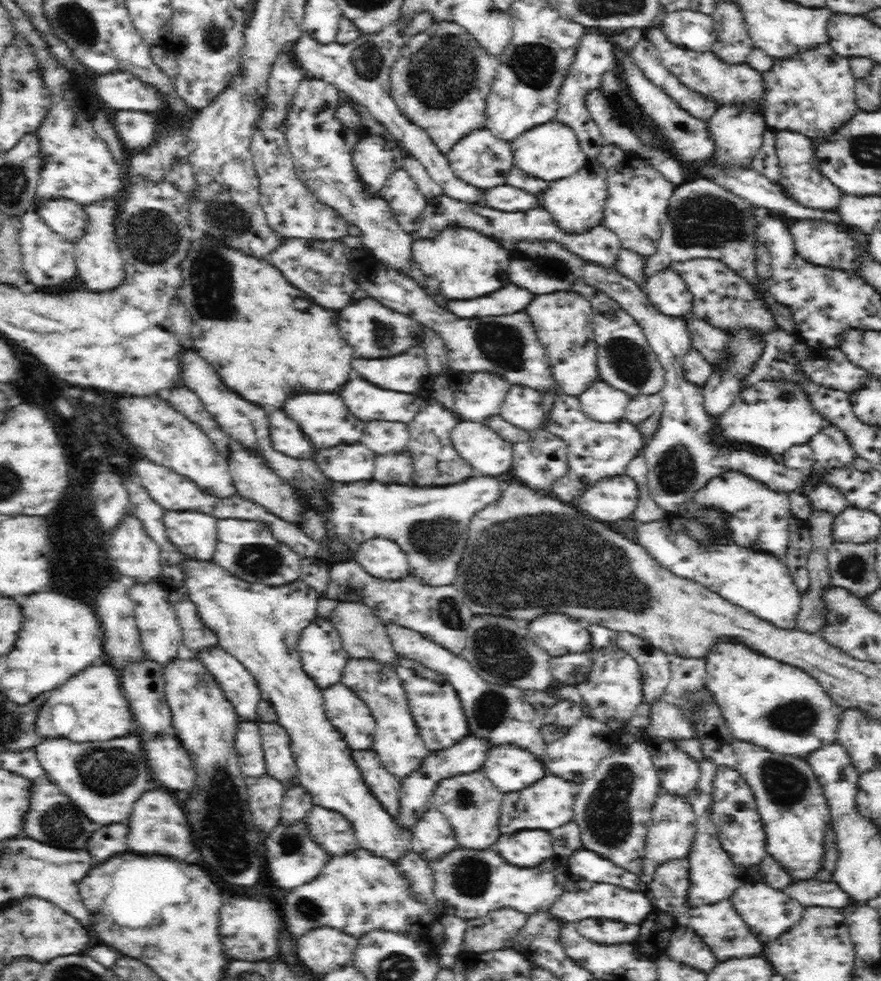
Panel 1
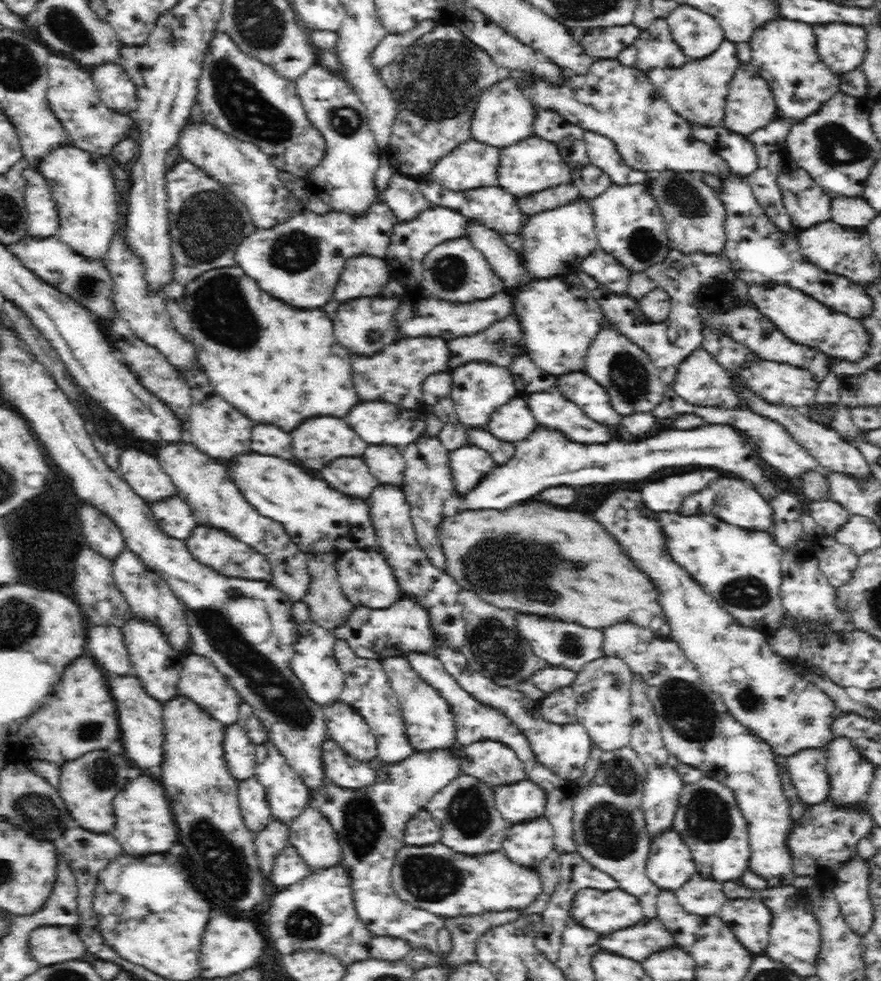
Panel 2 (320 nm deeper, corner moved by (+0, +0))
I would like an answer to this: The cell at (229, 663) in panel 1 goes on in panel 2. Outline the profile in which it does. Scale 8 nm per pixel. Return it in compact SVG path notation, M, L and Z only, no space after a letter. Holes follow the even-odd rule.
M194 652L186 654L186 660L180 671L177 686L178 694L186 695L206 709L215 720L228 726L238 723L239 708L244 703L236 687L232 687L230 679L206 657Z

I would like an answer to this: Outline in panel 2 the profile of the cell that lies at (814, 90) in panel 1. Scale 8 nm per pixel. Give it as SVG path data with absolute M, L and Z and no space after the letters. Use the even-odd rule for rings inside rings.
M776 20L776 24L768 24L768 28L760 30L764 32L756 32L757 36L750 41L750 63L757 68L759 75L771 88L779 119L794 122L804 120L841 92L841 75L828 69L826 63L820 59L814 28L810 24L802 24L796 20Z

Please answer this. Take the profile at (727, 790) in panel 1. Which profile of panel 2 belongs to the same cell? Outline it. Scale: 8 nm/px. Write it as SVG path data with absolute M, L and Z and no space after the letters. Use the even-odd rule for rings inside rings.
M710 776L686 784L679 797L672 826L682 833L692 849L697 870L724 882L740 879L750 867L751 850L748 823L733 790Z

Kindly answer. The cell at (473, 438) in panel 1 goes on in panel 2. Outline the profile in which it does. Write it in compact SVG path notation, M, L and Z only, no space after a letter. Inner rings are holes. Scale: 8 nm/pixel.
M472 443L460 445L449 451L449 464L457 495L468 492L468 489L476 486L498 465L488 451Z

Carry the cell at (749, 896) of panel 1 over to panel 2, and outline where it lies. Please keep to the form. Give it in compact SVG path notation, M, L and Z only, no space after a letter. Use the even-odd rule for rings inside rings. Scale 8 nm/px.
M740 897L730 899L719 912L736 932L736 937L756 955L763 954L769 943L772 909L762 899Z

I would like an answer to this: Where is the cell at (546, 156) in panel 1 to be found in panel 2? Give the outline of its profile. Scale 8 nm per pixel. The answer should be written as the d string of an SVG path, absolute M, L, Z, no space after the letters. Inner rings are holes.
M532 135L514 144L514 146L504 147L500 154L499 168L500 186L514 197L526 196L531 192L538 192L545 188L552 188L559 184L566 184L572 181L572 168L562 158L558 145L550 140L544 140L538 135Z

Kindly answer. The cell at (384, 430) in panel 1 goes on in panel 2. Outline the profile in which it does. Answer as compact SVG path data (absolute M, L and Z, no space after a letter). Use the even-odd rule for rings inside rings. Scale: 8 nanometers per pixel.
M370 444L362 454L372 474L384 484L403 484L401 474L405 469L405 458L401 448L391 444Z

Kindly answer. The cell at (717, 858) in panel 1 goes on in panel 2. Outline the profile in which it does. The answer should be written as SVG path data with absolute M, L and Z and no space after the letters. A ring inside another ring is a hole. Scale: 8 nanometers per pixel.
M698 870L688 882L680 885L675 895L688 914L698 916L718 915L720 909L731 899L724 893L724 881Z

